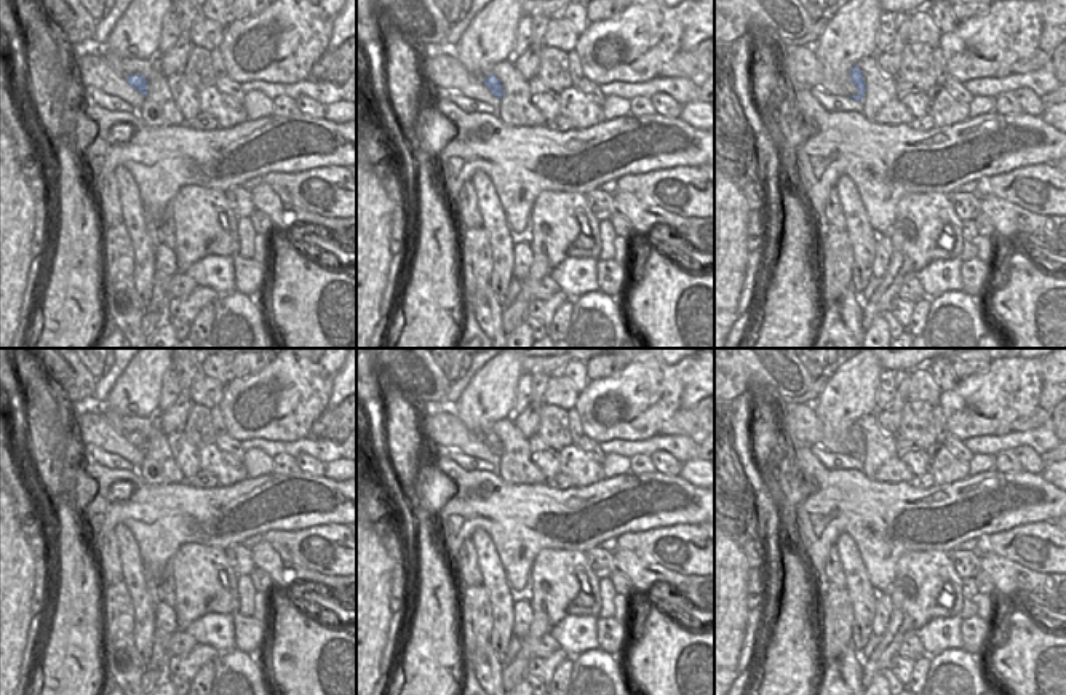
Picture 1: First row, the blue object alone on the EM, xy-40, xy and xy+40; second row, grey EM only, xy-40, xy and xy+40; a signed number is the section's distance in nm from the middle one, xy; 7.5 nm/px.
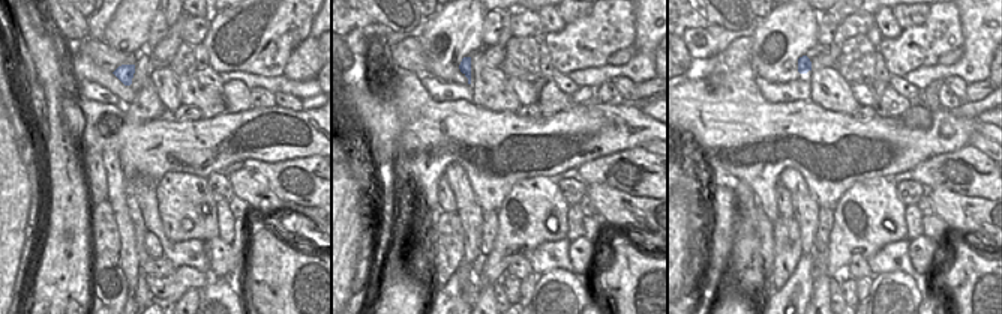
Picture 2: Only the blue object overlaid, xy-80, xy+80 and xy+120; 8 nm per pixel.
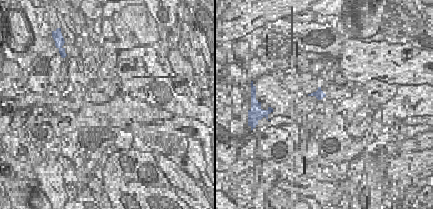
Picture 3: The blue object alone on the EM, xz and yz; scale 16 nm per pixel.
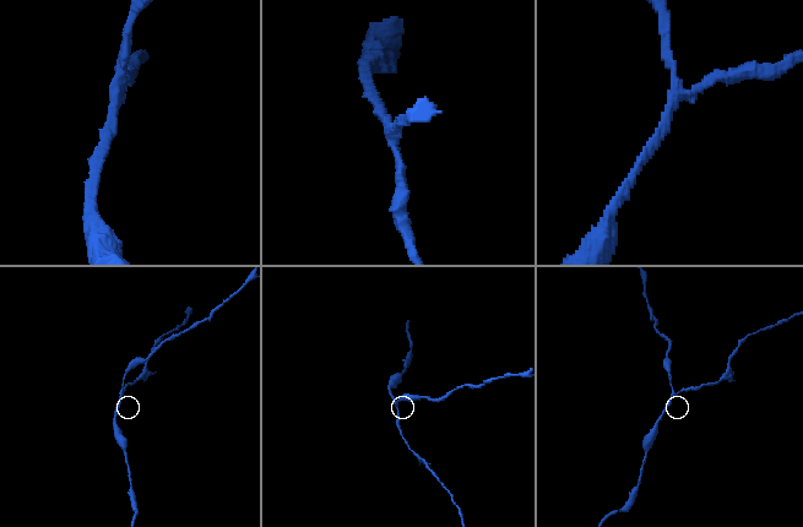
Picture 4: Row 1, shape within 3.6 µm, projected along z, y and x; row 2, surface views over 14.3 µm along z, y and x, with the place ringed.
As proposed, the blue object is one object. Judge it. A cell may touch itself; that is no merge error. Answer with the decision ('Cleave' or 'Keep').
Cleave.

